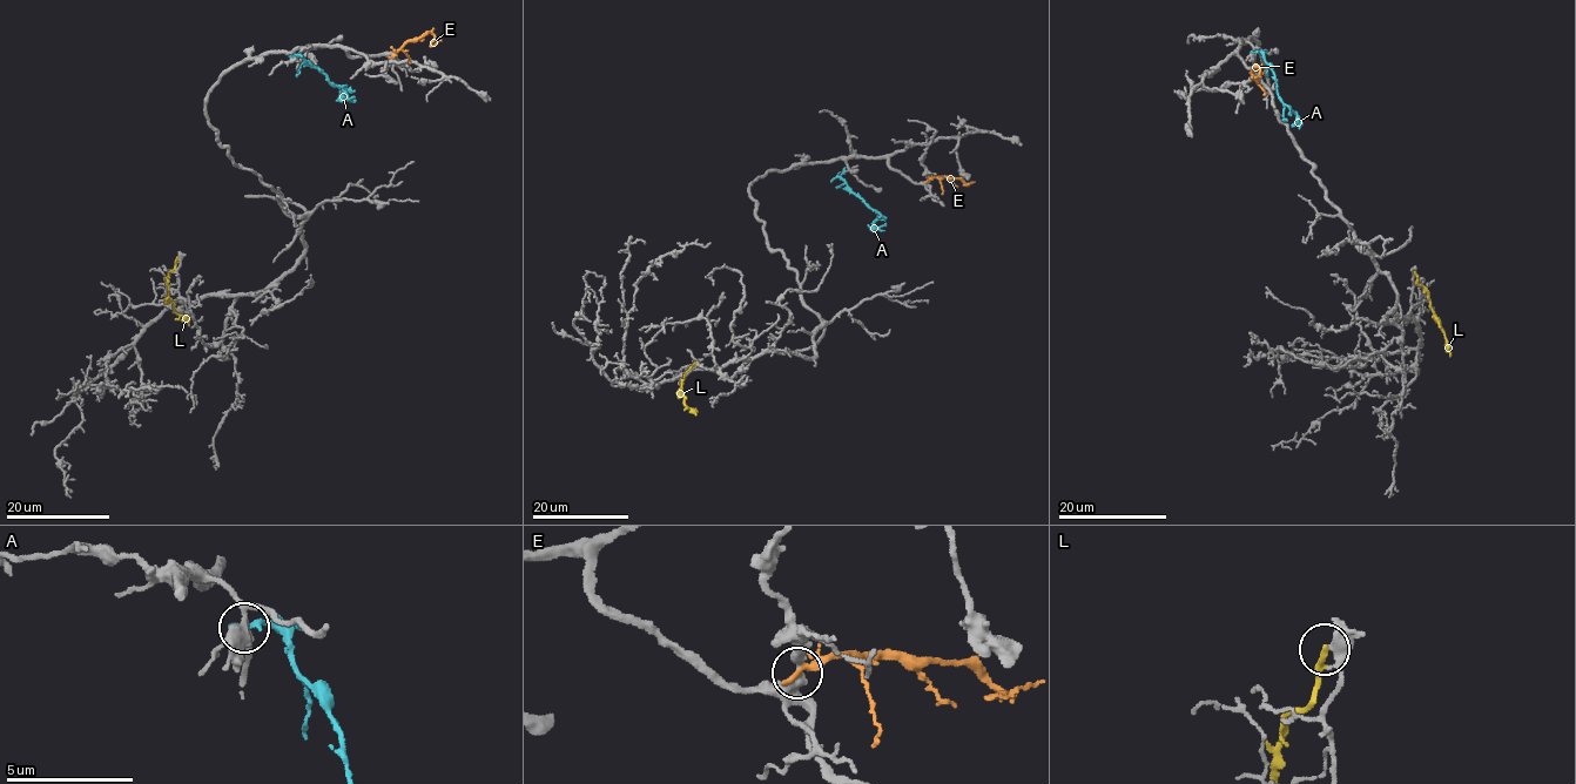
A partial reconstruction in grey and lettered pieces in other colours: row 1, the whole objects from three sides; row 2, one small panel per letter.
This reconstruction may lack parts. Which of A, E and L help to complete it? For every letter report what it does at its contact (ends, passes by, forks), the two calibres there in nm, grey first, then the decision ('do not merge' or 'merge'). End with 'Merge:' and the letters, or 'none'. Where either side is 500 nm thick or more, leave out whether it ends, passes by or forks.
A: it ends; calibres 200 and 280 nm; do not merge
E: it ends; calibres 480 and 360 nm; do not merge
L: it ends; calibres 320 and 220 nm; do not merge
Merge: none

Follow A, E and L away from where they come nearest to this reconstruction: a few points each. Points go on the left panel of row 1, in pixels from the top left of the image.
A: (301, 56), (329, 81), (344, 86), (342, 96), (355, 99)
E: (392, 56), (409, 41), (417, 41), (428, 33), (432, 34), (435, 44), (442, 41)
L: (177, 257), (168, 276), (167, 291), (173, 308), (189, 326)

